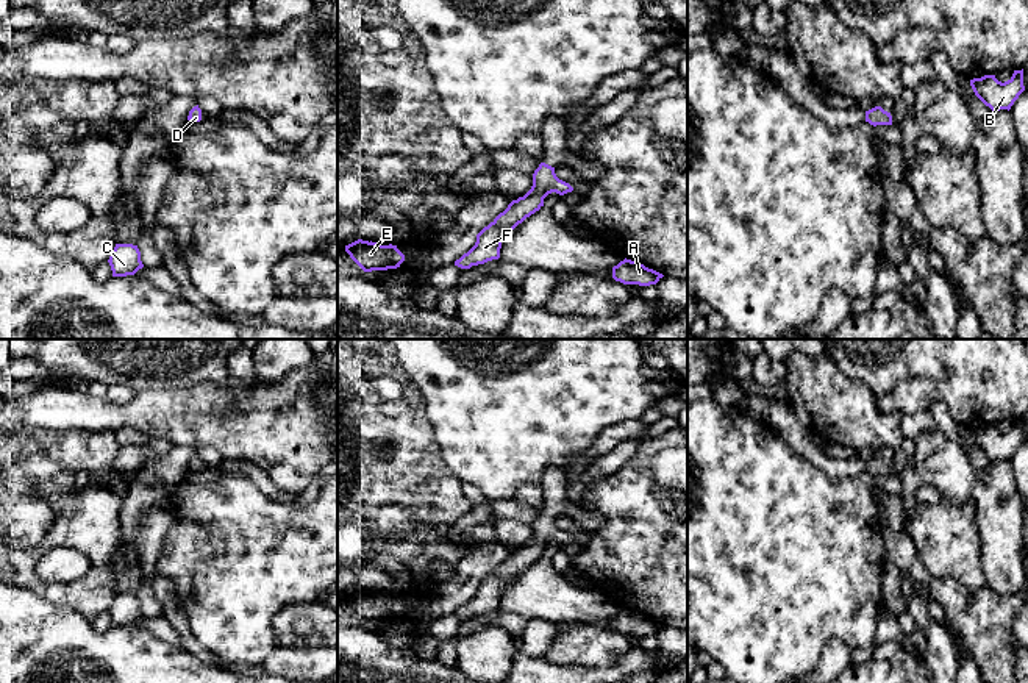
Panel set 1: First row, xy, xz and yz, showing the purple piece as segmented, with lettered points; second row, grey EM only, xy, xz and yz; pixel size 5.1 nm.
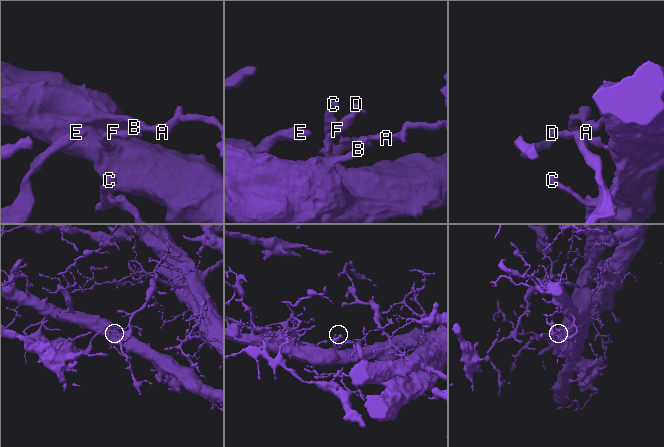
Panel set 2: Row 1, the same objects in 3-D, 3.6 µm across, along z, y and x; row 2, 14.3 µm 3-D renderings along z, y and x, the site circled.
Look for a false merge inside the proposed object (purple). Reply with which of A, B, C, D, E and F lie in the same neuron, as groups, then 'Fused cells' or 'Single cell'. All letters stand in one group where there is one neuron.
Groups: A B C D E F. Single cell

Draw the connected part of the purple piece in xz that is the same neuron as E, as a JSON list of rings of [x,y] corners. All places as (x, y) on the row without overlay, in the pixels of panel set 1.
[[[358,589],[345,595],[345,602],[364,622],[397,619],[405,611],[405,605],[392,594]]]

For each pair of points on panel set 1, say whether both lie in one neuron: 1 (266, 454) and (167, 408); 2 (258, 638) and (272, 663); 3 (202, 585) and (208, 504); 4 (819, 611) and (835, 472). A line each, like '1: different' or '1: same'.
1: same
2: different
3: same
4: different

